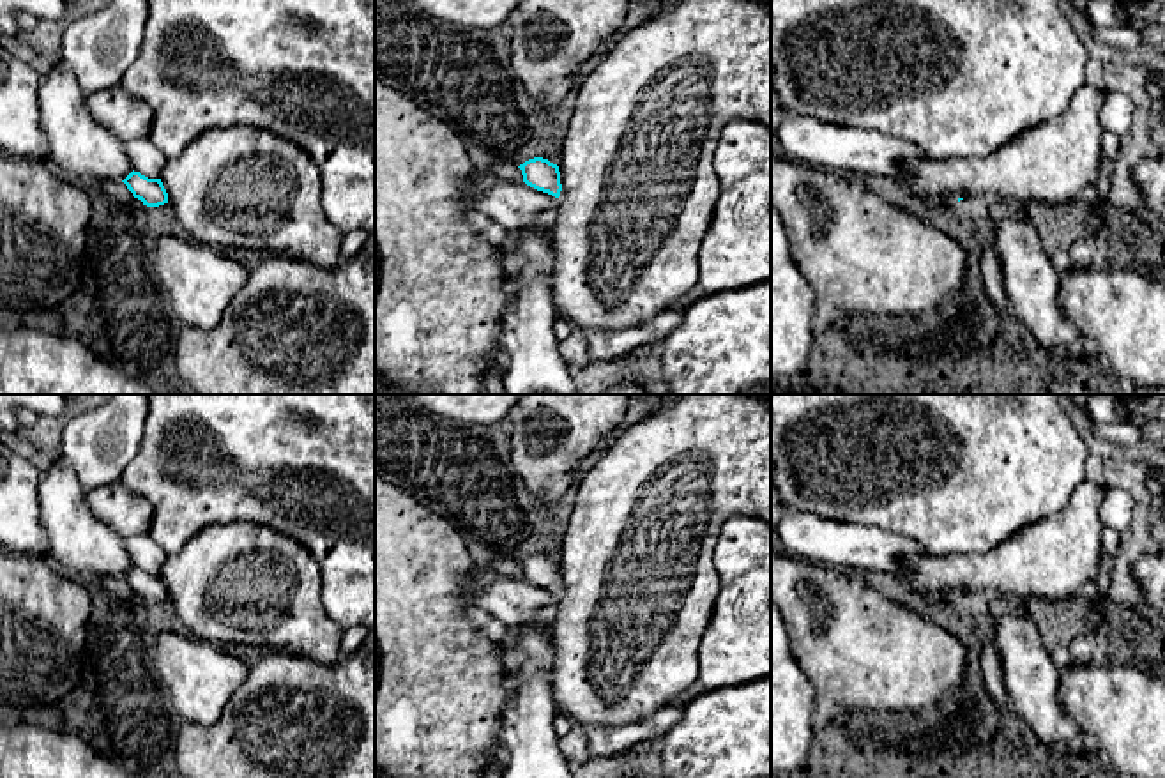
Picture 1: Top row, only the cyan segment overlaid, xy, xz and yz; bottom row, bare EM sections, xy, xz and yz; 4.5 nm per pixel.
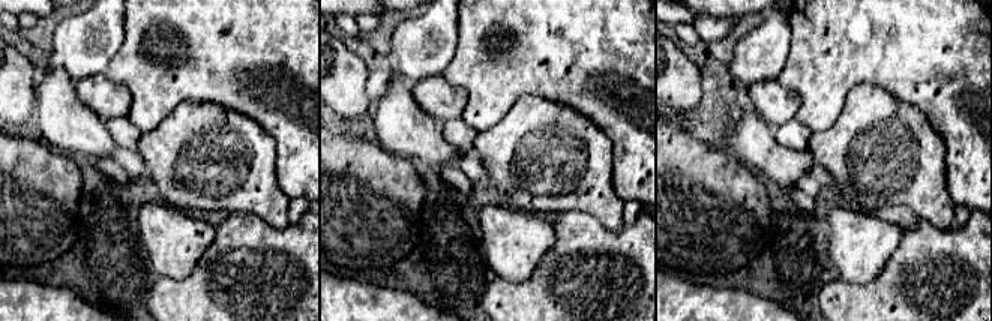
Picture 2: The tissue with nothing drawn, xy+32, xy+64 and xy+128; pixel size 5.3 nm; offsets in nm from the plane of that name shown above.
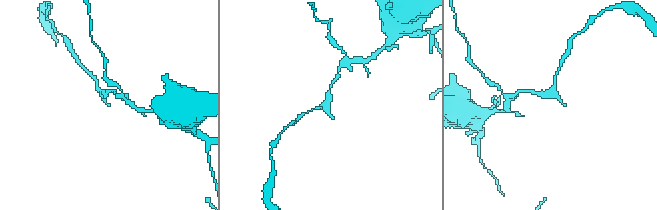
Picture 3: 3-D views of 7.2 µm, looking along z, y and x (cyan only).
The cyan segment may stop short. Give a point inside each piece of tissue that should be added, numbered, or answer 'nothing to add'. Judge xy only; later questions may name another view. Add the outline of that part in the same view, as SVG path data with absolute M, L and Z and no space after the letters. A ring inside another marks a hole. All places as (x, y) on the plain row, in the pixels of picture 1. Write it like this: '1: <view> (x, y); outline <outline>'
nothing to add

